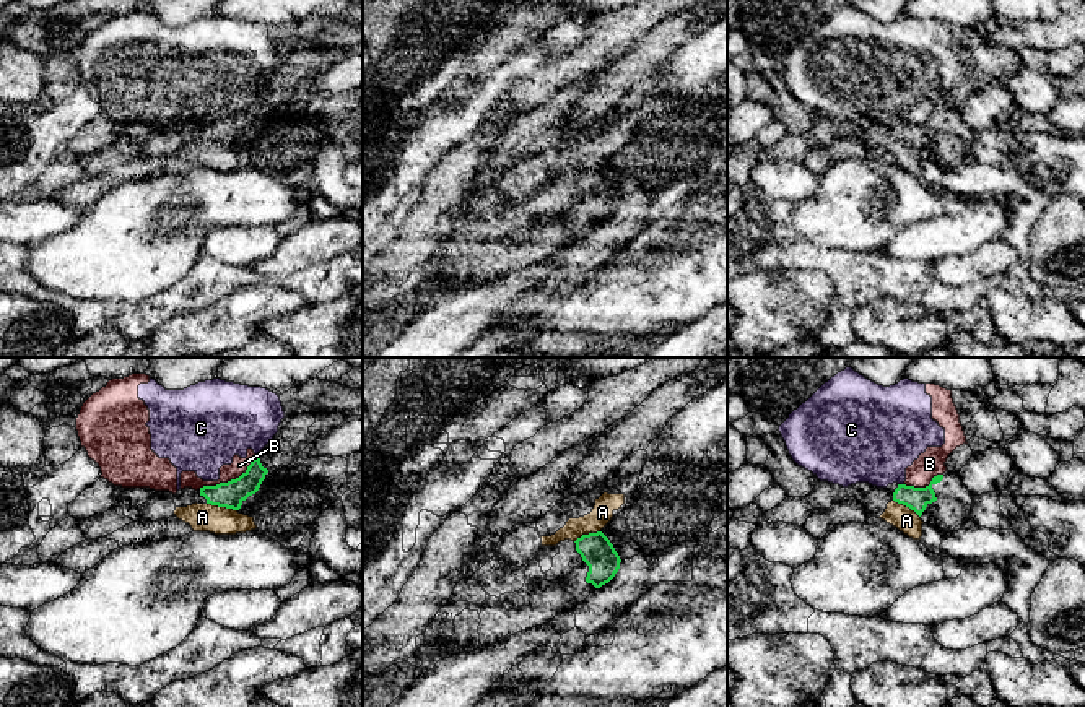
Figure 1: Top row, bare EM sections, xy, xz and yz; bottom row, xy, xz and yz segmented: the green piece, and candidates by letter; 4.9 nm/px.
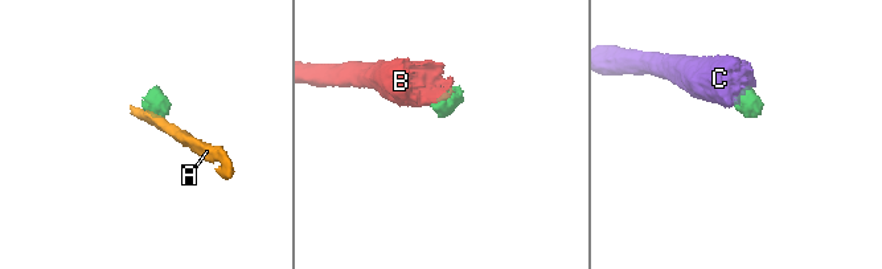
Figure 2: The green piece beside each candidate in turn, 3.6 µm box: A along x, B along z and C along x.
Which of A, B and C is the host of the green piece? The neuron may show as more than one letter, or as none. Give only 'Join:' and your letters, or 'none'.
Join: none

